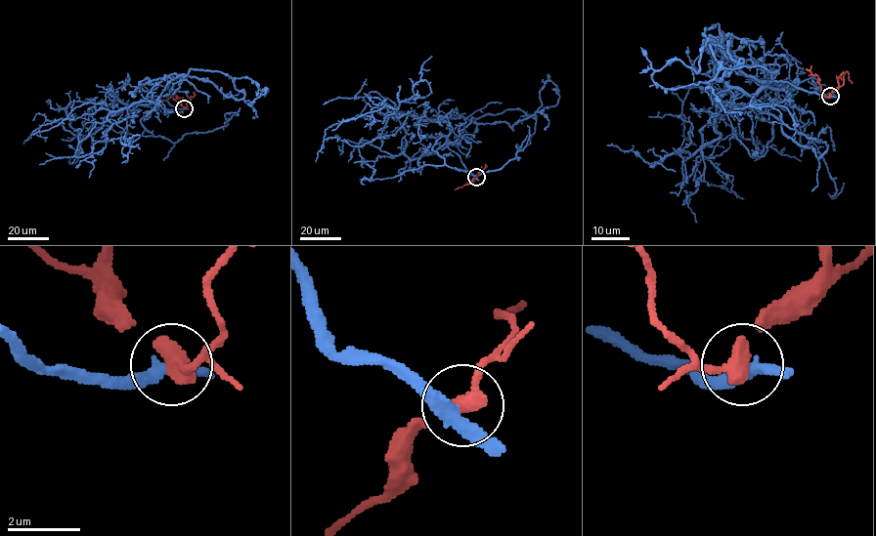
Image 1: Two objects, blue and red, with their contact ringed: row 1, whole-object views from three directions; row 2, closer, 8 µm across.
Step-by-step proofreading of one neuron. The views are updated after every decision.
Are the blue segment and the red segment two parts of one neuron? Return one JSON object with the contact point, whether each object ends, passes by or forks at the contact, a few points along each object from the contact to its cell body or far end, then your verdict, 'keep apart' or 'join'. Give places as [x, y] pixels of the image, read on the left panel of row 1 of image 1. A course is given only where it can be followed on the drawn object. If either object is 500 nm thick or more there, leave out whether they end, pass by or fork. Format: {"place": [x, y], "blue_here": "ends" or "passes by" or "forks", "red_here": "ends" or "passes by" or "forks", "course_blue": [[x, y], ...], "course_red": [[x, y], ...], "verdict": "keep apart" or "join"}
{"place": [184, 108], "course_blue": [[184, 107], [155, 100], [191, 68], [227, 74], [244, 94], [176, 74], [118, 82]], "course_red": [[185, 107], [171, 95], [162, 102]], "verdict": "keep apart"}

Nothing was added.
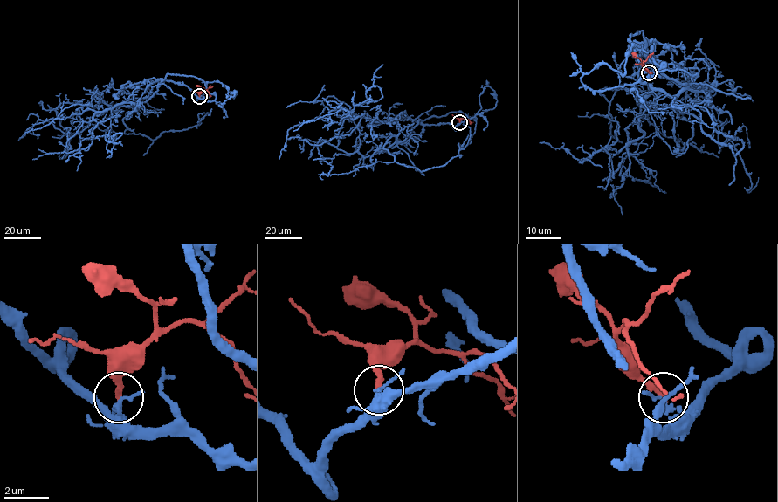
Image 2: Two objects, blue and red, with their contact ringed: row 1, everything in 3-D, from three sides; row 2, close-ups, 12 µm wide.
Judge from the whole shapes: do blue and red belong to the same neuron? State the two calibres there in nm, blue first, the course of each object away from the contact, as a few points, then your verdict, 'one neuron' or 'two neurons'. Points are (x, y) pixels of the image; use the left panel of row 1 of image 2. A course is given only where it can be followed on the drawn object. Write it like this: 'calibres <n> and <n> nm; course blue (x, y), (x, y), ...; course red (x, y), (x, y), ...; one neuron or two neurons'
calibres 150 and 240 nm; course blue (199, 96), (216, 97), (201, 79), (168, 73), (138, 107), (86, 108), (35, 124), (18, 140); course red (199, 96), (206, 90), (209, 96); two neurons

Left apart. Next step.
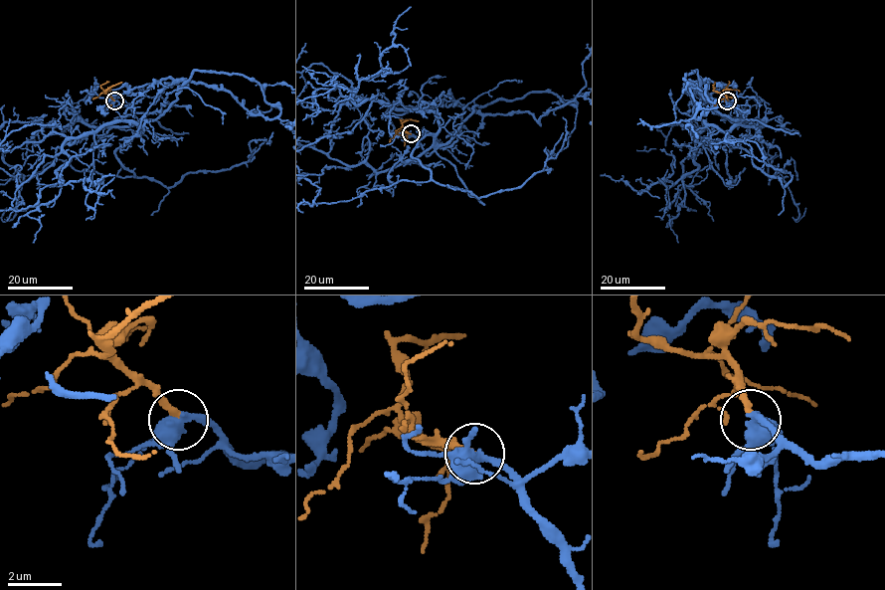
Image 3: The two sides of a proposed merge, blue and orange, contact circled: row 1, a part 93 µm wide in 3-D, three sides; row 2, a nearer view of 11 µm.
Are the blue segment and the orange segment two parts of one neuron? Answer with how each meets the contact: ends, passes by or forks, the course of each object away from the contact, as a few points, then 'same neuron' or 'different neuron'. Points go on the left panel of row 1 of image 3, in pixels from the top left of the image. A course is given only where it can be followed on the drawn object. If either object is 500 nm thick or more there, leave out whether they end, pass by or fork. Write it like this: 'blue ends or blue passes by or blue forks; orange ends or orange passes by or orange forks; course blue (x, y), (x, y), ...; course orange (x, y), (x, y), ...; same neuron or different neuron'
blue forks; orange ends; course blue (114, 100), (155, 119), (195, 70), (243, 75), (280, 113), (171, 79), (111, 98), (81, 91); course orange (114, 100), (105, 92), (122, 82); same neuron

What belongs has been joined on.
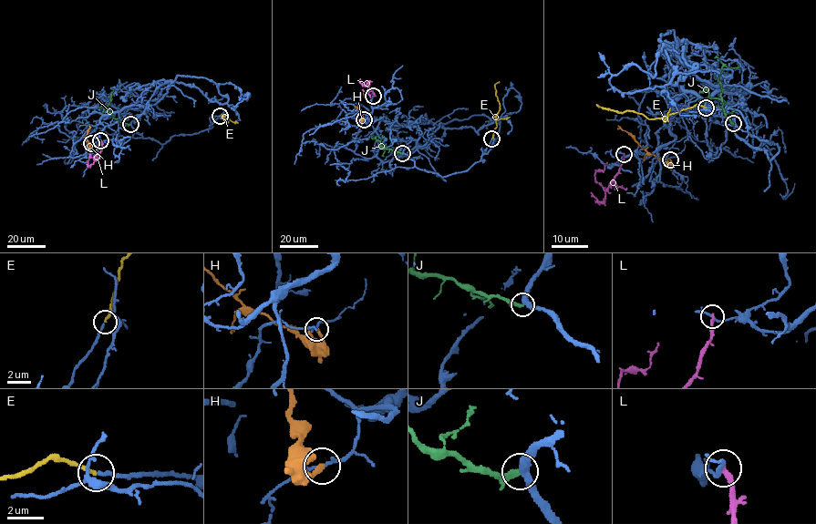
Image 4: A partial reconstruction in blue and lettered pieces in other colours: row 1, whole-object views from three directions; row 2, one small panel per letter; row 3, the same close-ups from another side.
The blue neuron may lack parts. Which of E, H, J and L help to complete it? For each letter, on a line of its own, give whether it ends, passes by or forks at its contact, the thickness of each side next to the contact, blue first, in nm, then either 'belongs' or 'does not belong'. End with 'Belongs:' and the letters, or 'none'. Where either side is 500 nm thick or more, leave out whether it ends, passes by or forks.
E: it ends there; 140 nm thick on the blue side, 200 nm on the other; belongs
H: it ends there; 160 nm thick on the blue side, 280 nm on the other; does not belong
J: it ends there; 380 nm thick on the blue side, 300 nm on the other; does not belong
L: it ends there; 200 nm thick on the blue side, 280 nm on the other; does not belong
Belongs: E

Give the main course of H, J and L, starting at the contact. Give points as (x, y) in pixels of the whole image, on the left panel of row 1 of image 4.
H: (91, 143), (89, 146), (85, 138), (89, 126)
J: (130, 124), (112, 117), (108, 107), (111, 94)
L: (100, 140), (101, 149), (94, 159), (97, 145)

